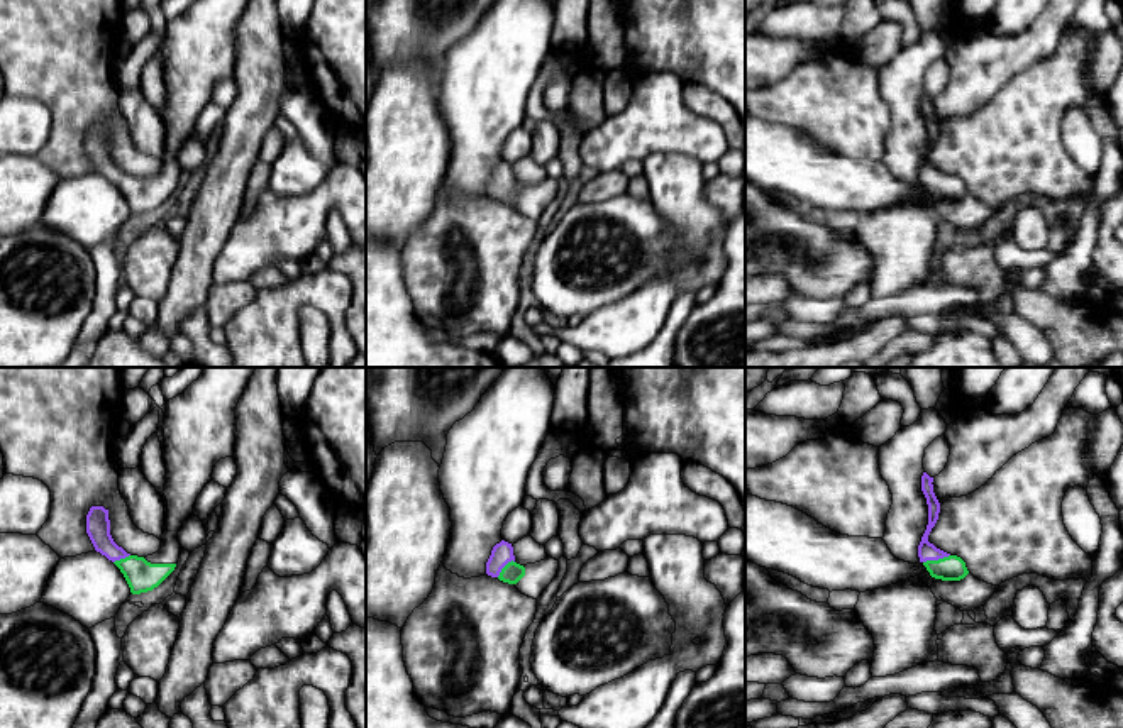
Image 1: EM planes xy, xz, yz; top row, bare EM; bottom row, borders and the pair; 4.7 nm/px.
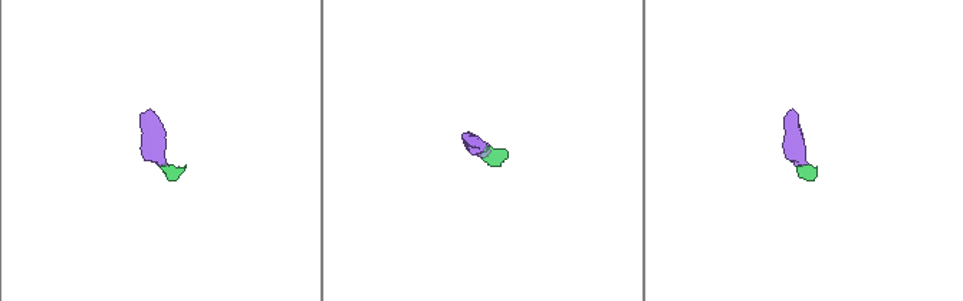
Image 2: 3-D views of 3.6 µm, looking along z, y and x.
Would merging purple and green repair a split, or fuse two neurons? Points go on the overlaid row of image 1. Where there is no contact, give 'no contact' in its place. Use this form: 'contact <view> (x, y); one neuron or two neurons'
contact yz (935, 559); one neuron

